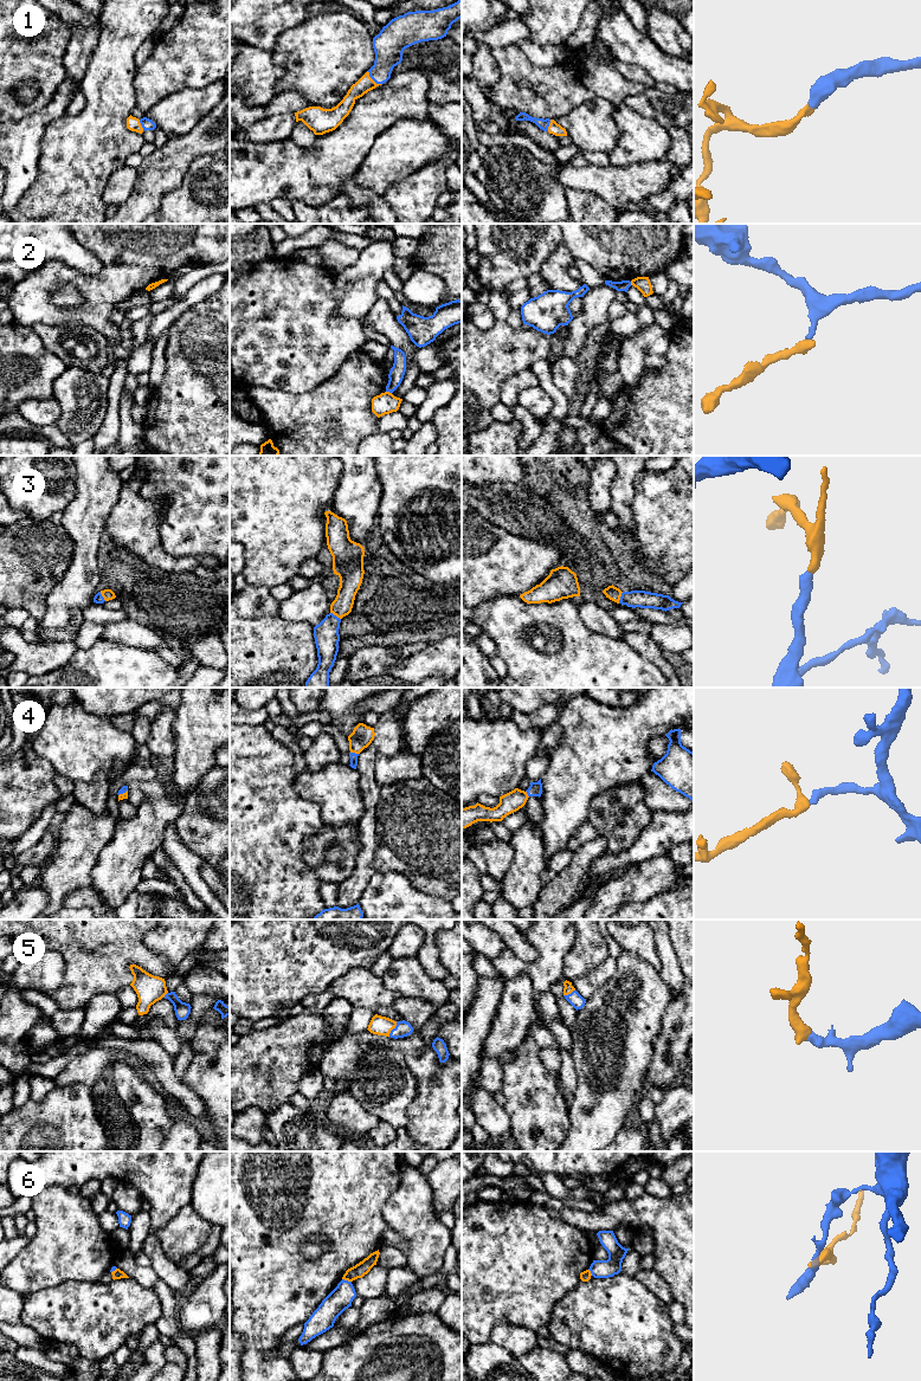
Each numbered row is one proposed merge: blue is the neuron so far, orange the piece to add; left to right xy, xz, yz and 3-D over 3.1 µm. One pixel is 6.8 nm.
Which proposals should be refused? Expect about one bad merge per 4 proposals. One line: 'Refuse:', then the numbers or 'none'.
Refuse: 2, 6

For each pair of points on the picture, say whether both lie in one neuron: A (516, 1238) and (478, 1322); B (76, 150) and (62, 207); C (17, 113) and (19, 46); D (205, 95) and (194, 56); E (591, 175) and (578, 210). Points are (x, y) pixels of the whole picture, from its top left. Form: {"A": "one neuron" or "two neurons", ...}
{"A": "one neuron", "B": "one neuron", "C": "one neuron", "D": "two neurons", "E": "two neurons"}

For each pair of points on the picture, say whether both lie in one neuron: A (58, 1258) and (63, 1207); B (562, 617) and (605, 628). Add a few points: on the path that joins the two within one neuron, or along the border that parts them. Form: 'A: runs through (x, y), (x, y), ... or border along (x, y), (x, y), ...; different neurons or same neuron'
A: runs through (63, 1245), (63, 1220); same neuron
B: border along (578, 605), (580, 618), (591, 630), (610, 636); different neurons

